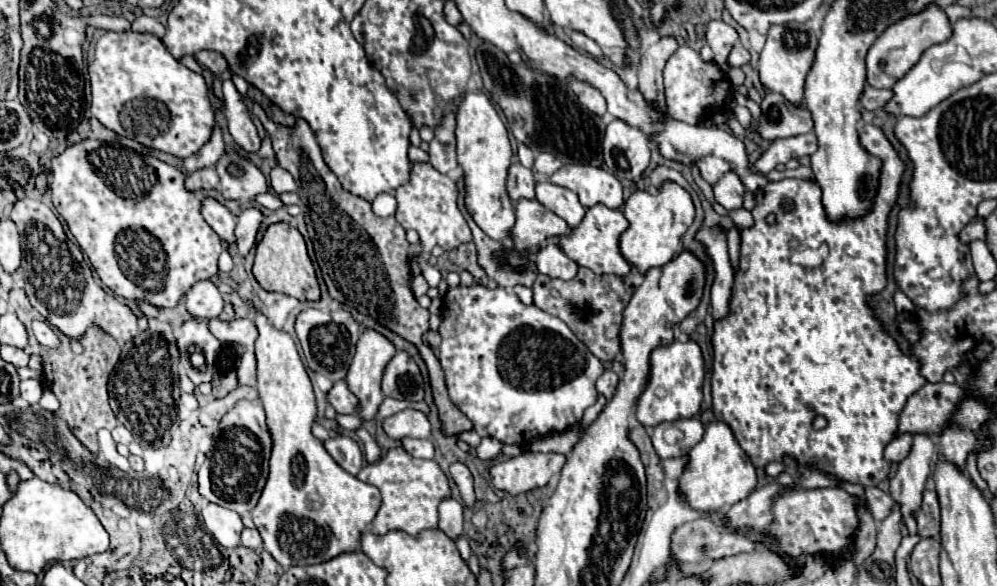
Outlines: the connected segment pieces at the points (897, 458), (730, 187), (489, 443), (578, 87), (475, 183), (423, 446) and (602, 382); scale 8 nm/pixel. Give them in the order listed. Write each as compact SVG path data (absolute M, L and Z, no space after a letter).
M901 435L901 437L893 439L885 447L885 459L889 459L889 463L901 463L901 459L905 459L909 455L911 445L913 445L913 437L911 435Z
M725 173L715 185L715 201L719 205L723 205L727 211L733 209L741 209L743 207L743 195L745 195L745 187L741 183L741 179L735 173Z
M483 437L481 443L475 447L475 451L477 451L477 457L479 457L479 459L487 459L487 461L491 461L495 455L501 453L501 443L499 443L497 439Z
M571 79L569 83L571 83L571 89L577 95L579 103L585 105L589 111L593 111L599 117L607 111L607 103L605 103L603 95L595 87L591 87L591 85L583 83L583 81L577 81L577 79Z
M465 93L465 99L461 101L457 111L455 137L457 161L465 173L465 207L471 213L473 221L481 227L481 231L485 231L493 241L503 241L509 237L509 229L515 223L513 203L505 189L513 151L507 129L485 93Z
M405 437L401 443L403 443L405 451L411 453L413 457L419 457L419 459L433 459L435 457L435 449L433 449L433 443L429 439Z
M605 371L605 373L597 379L597 391L599 391L601 395L605 395L607 399L611 399L613 393L615 393L615 389L617 389L617 383L619 383L617 373L615 373L615 371Z

